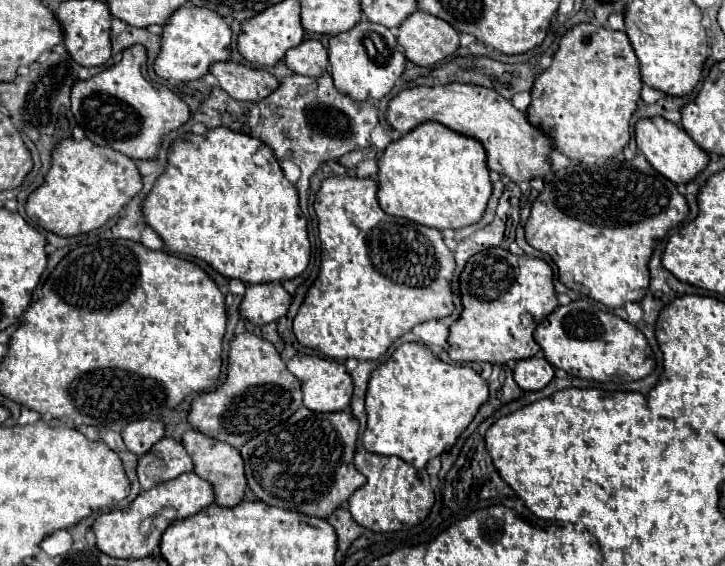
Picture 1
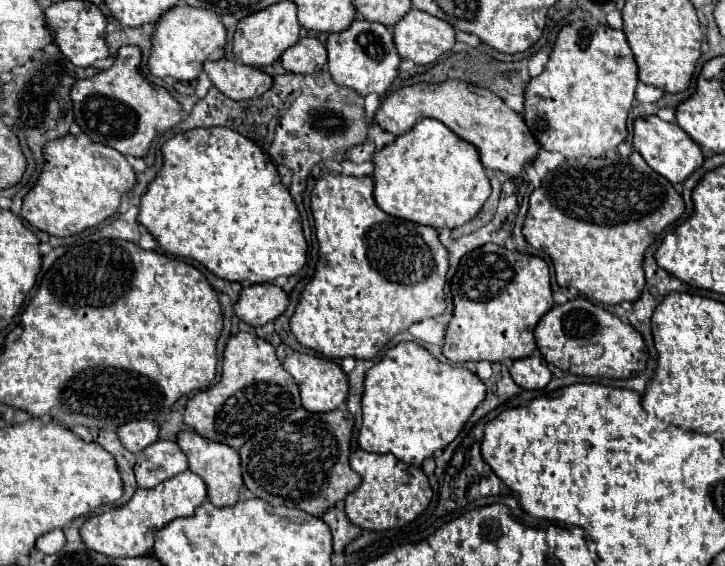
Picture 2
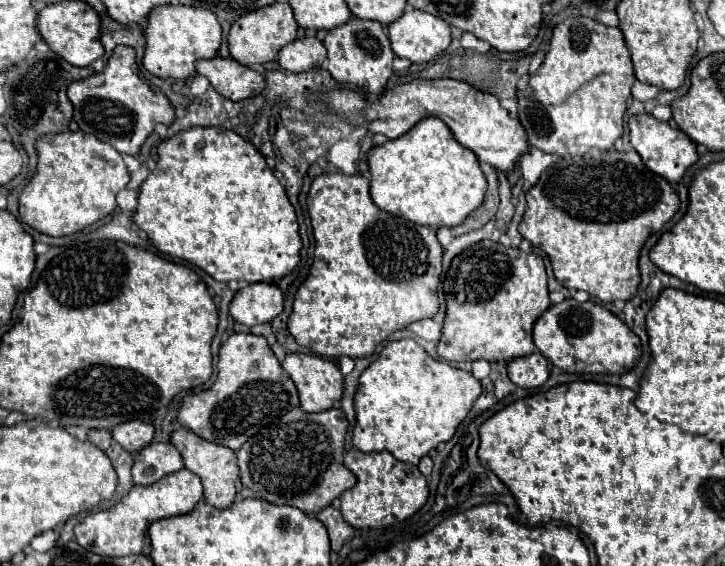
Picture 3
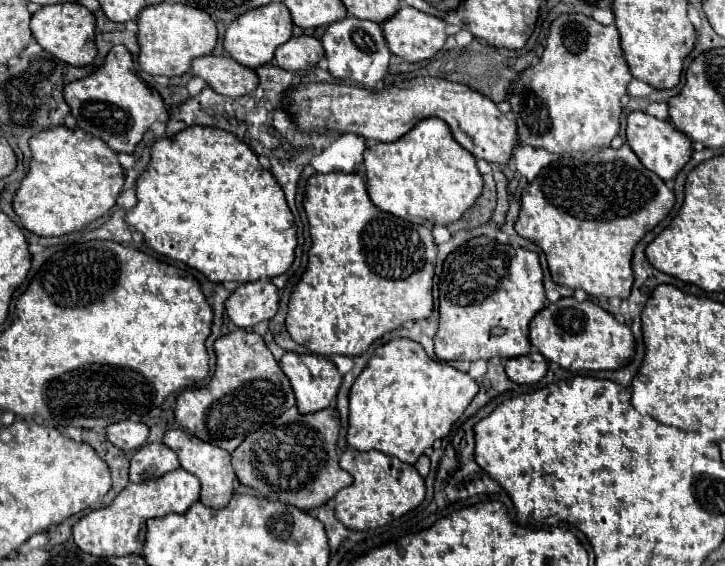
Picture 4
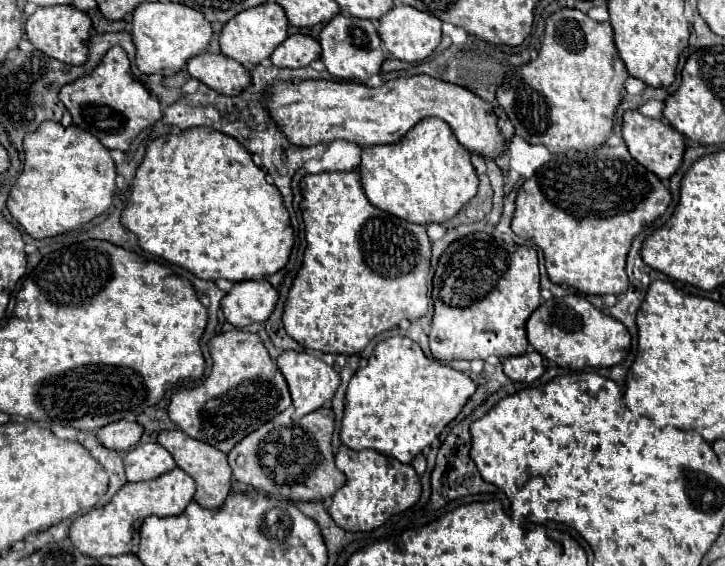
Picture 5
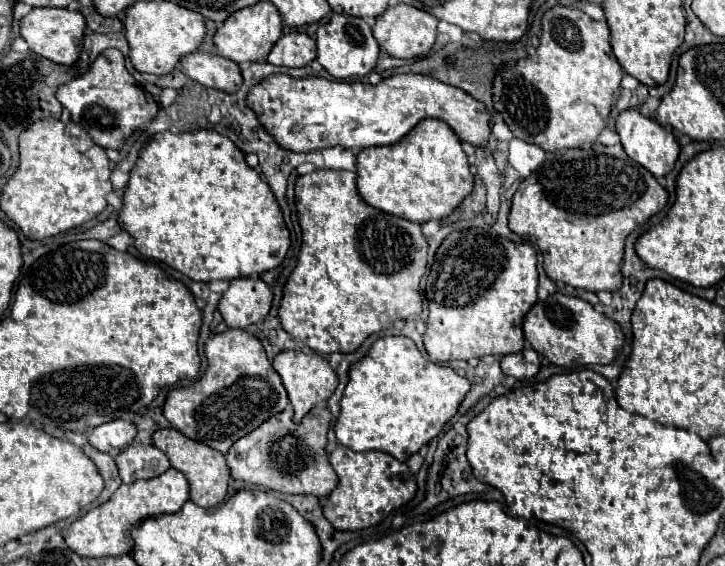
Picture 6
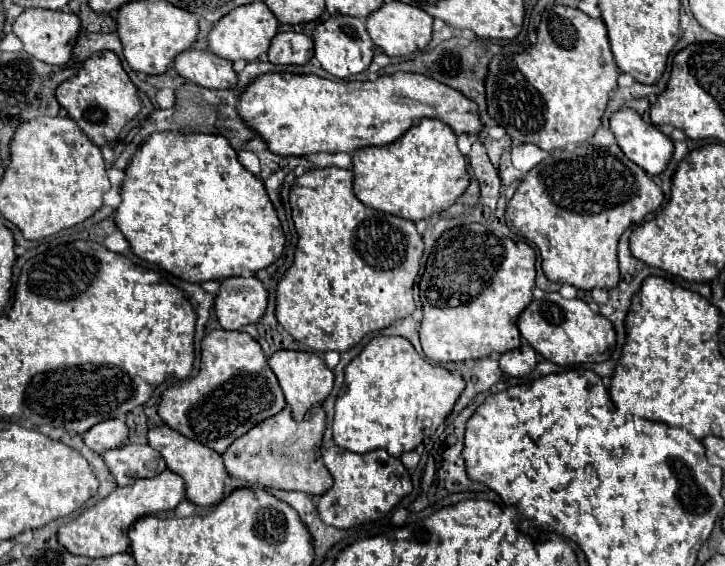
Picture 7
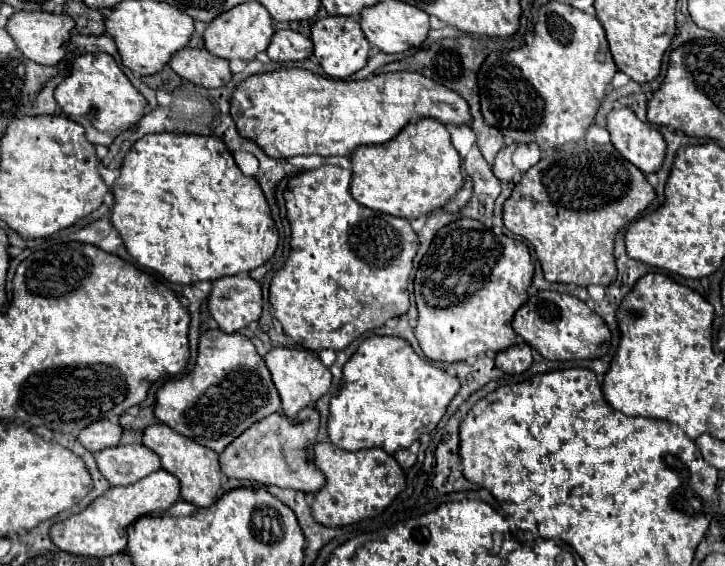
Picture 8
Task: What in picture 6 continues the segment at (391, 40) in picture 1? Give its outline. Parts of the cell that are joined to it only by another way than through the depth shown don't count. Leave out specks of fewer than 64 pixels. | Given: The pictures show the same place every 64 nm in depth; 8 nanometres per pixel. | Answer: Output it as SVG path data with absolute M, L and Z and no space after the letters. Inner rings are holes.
M332 14L332 18L318 28L316 44L318 44L316 60L338 80L368 76L376 68L380 56L380 46L372 34L372 28L362 18L354 16Z

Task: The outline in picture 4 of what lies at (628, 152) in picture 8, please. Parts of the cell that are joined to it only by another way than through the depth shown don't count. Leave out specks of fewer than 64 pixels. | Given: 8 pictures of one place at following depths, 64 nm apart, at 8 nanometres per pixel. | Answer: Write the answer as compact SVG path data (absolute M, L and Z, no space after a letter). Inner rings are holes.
M630 112L626 122L628 122L626 126L628 146L636 152L640 162L648 170L656 172L662 180L674 180L678 172L684 168L684 164L692 158L692 152L694 152L692 142L680 130L676 130L670 122L662 122L654 116L648 116L646 112Z

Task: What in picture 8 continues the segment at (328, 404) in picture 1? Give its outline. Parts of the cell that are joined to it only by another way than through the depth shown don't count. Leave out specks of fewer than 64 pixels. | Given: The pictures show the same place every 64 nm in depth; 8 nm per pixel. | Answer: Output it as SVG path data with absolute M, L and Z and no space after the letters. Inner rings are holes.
M274 348L266 356L266 366L272 374L272 380L280 392L282 408L290 420L294 420L302 408L314 404L318 398L322 398L332 384L330 370L320 362L320 358L310 350L290 350L290 348Z

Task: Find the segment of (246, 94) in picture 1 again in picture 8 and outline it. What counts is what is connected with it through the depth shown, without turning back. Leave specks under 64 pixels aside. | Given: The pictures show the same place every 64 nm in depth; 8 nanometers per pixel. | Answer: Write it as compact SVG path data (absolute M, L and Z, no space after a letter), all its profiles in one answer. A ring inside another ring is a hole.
M182 48L176 52L174 60L170 60L170 68L174 68L180 78L204 88L220 88L232 80L228 60L218 58L208 50Z

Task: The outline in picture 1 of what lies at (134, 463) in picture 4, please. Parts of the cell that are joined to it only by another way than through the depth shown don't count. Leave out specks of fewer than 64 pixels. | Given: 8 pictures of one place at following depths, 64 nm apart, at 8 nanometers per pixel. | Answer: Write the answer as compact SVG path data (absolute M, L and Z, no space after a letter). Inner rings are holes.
M162 438L138 462L138 480L142 490L150 490L184 472L192 472L194 464L184 446L174 438Z

